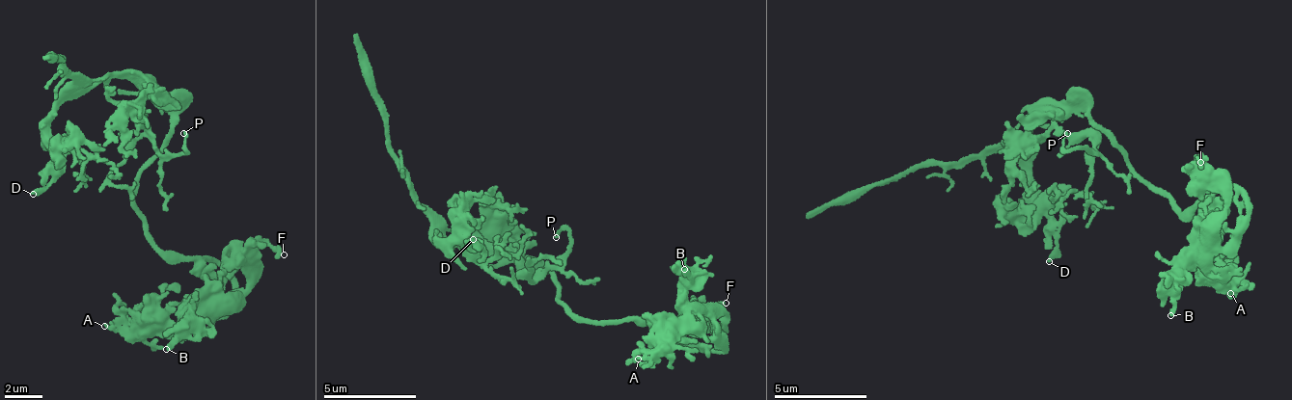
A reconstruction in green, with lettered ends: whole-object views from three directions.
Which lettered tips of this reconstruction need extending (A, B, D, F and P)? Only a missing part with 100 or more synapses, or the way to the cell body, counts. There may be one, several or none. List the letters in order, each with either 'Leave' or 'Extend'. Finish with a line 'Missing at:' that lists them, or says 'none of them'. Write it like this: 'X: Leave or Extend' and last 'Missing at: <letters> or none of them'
A: Leave
B: Leave
D: Leave
F: Leave
P: Leave
Missing at: none of them

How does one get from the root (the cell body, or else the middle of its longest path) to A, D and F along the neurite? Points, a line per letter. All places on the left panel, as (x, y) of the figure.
A: (164, 114), (171, 128), (132, 194), (151, 236), (163, 253), (194, 261), (205, 287), (104, 326)
D: (164, 114), (160, 113), (154, 92), (135, 83), (102, 75), (88, 83), (52, 115), (45, 179), (33, 194)
F: (164, 114), (171, 128), (132, 194), (159, 247), (214, 262), (245, 262), (264, 248), (284, 254)

